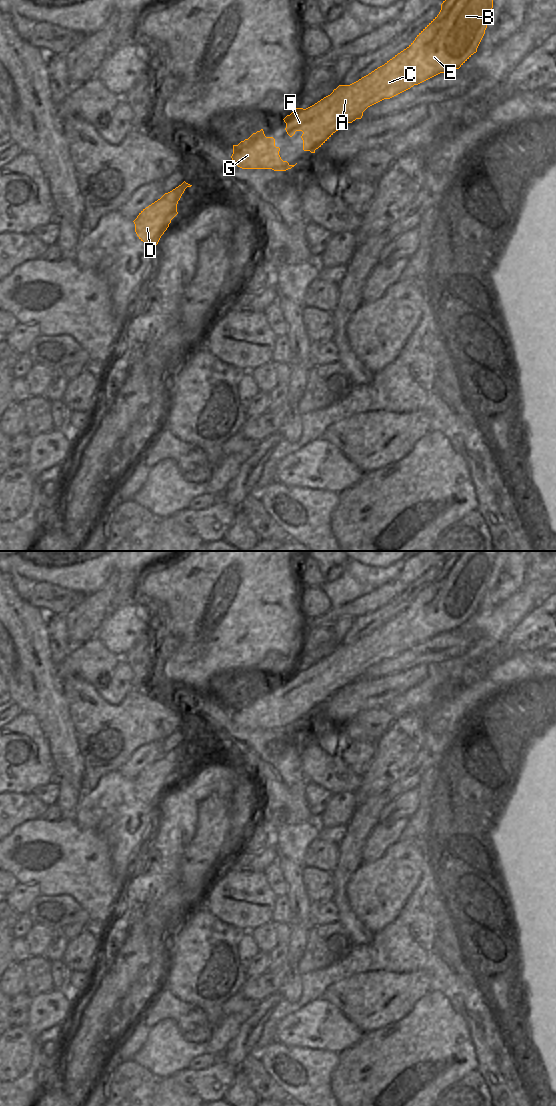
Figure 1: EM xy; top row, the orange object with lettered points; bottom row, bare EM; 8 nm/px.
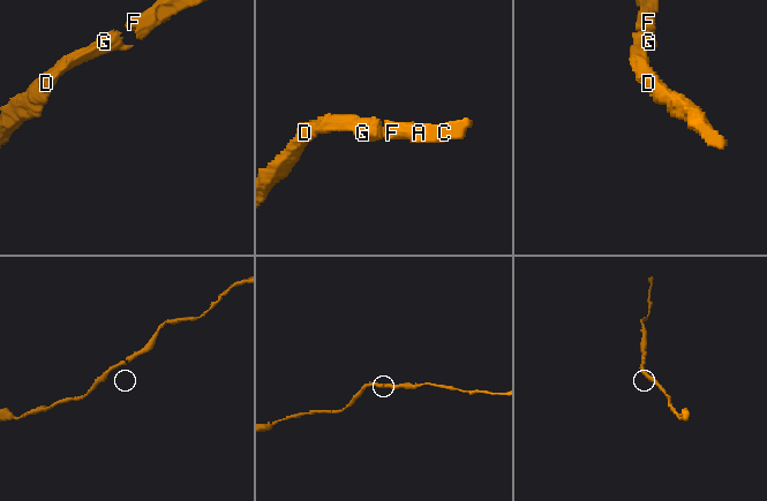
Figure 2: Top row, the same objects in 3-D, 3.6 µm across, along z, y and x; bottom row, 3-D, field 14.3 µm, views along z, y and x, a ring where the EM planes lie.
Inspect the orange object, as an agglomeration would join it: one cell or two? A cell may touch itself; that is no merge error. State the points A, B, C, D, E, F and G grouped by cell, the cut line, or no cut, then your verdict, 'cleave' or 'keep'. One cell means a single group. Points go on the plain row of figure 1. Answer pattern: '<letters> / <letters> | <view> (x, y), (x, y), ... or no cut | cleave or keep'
A B C D E F G | no cut | keep

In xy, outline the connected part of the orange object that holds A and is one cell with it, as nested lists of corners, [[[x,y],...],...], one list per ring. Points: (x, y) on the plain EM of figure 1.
[[[453,551],[441,564],[439,574],[406,609],[358,641],[350,645],[339,645],[330,655],[314,665],[306,669],[295,668],[283,679],[287,694],[292,697],[296,691],[302,691],[303,710],[315,713],[336,691],[356,679],[361,679],[368,667],[390,659],[440,633],[459,629],[477,612],[497,552]]]

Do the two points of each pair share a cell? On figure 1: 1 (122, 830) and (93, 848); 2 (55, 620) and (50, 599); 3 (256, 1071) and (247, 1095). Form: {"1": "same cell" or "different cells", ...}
{"1": "different cells", "2": "different cells", "3": "different cells"}

